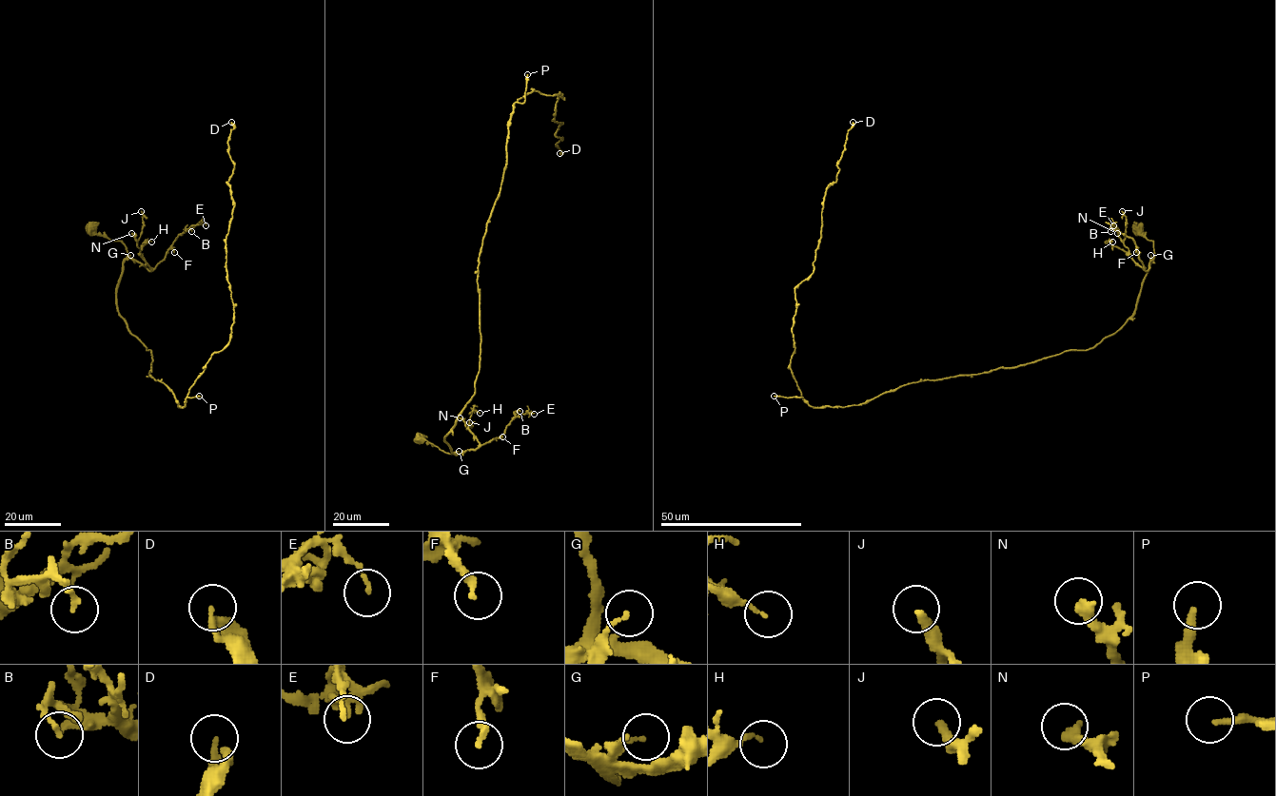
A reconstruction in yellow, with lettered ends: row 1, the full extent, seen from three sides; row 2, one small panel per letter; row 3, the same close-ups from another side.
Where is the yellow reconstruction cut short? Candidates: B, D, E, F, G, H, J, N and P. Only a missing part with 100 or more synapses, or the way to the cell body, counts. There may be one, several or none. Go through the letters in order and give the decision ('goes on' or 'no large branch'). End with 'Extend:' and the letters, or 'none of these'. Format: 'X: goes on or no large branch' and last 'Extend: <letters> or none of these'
B: no large branch
D: no large branch
E: no large branch
F: no large branch
G: no large branch
H: no large branch
J: no large branch
N: no large branch
P: goes on
Extend: P

